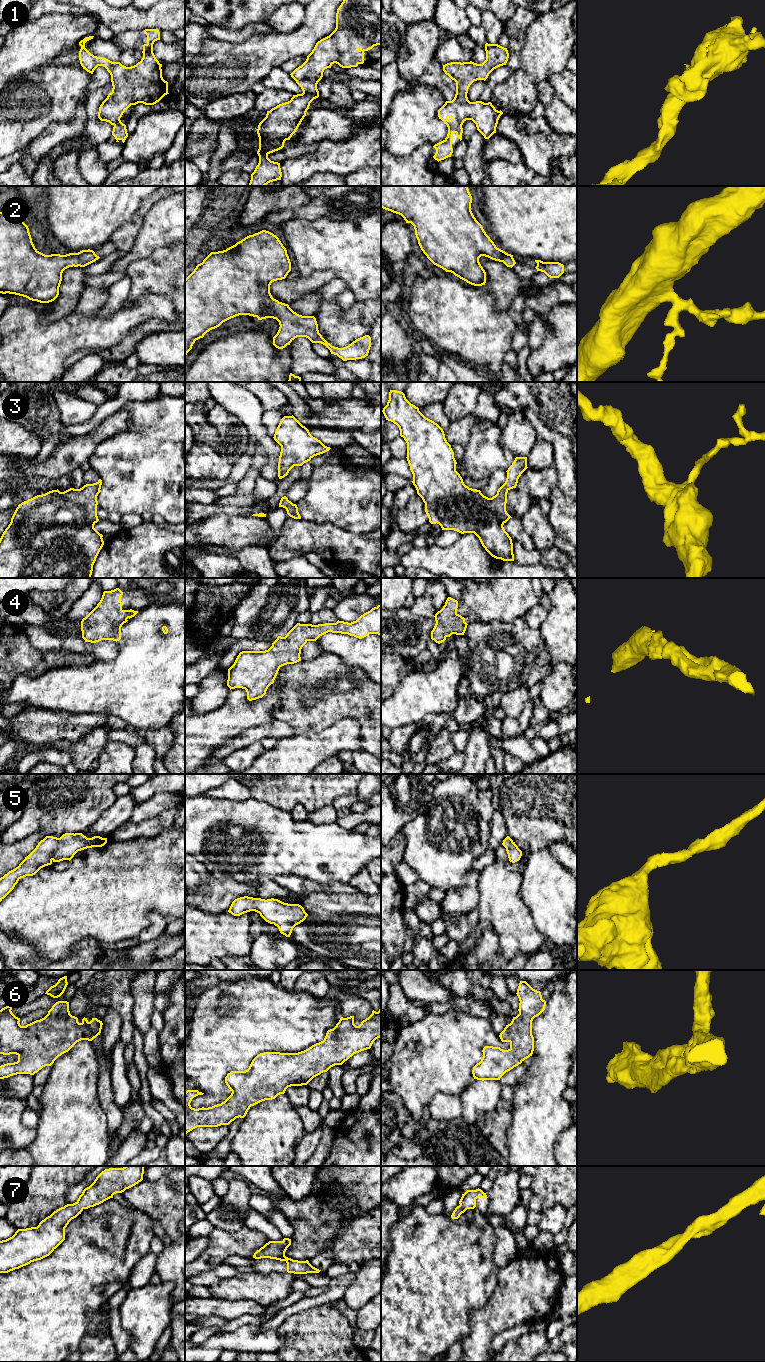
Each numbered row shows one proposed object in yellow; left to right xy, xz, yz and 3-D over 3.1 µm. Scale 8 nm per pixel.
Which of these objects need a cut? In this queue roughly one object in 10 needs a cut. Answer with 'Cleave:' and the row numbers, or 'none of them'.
Cleave: none of them

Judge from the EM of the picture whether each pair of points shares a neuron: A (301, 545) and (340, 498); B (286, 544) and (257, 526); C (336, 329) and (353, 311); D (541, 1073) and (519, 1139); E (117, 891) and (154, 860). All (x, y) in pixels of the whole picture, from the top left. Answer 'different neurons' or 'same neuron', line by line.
A: different neurons
B: different neurons
C: different neurons
D: same neuron
E: same neuron

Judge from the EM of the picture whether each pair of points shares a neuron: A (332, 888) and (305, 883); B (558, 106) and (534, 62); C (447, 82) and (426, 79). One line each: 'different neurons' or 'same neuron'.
A: same neuron
B: different neurons
C: same neuron

